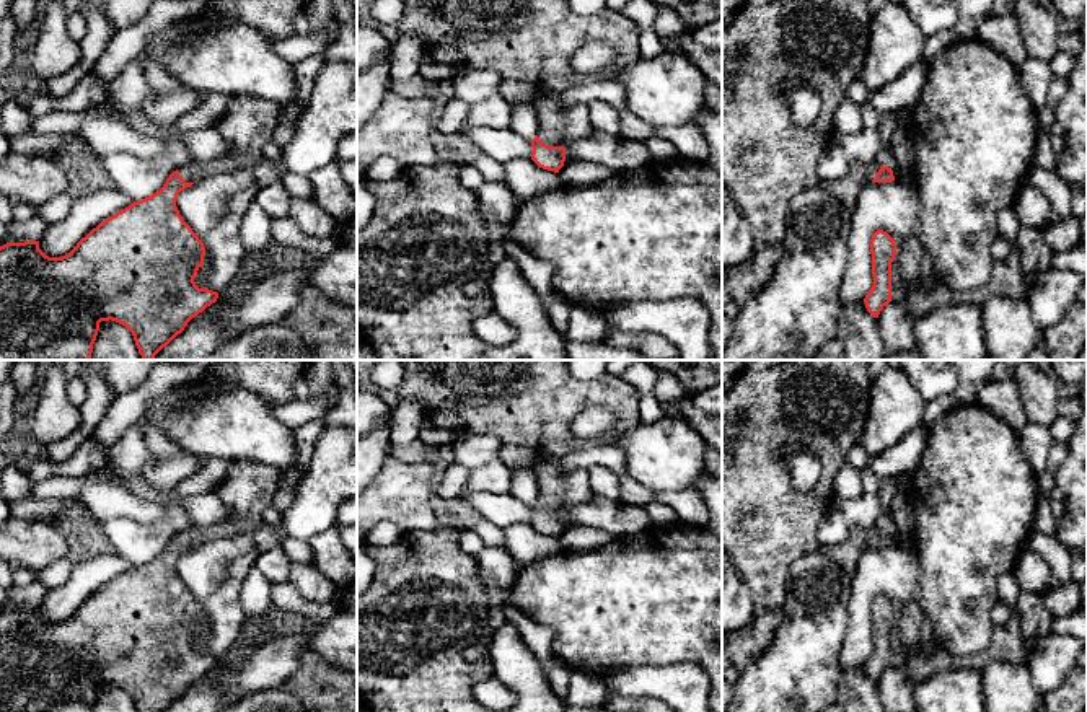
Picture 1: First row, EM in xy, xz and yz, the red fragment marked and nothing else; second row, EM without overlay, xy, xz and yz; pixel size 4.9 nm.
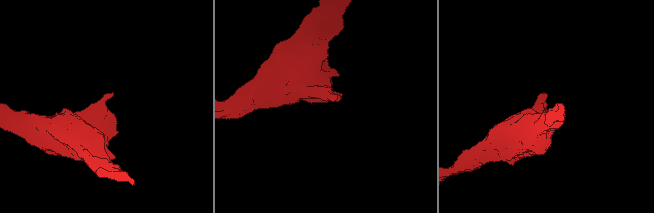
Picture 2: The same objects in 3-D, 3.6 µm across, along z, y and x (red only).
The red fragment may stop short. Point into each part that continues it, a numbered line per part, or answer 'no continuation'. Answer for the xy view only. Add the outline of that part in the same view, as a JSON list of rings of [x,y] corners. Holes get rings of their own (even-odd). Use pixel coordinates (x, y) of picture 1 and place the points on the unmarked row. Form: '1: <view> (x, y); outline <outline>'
1: xy (248, 489); outline [[[231,459],[225,481],[215,489],[231,516],[205,528],[184,530],[178,534],[179,541],[186,547],[194,547],[257,528],[262,523],[262,512],[272,505],[272,499],[280,489],[282,477],[297,468],[293,464],[277,469],[246,459]]]

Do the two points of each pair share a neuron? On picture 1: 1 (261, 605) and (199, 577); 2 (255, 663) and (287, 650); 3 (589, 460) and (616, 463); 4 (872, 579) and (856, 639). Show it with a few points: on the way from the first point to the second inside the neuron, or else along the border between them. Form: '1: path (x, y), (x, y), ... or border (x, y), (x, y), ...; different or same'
1: border (253, 566), (242, 582), (240, 606), (245, 615); different
2: path (263, 663), (272, 663), (279, 659); same
3: path (595, 460), (610, 460); same
4: path (862, 593), (859, 624); same

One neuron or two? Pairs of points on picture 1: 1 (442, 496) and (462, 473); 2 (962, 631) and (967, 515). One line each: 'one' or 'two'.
1: one
2: one

